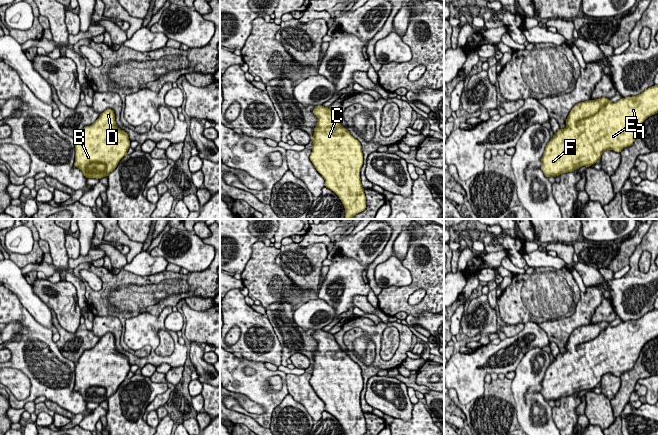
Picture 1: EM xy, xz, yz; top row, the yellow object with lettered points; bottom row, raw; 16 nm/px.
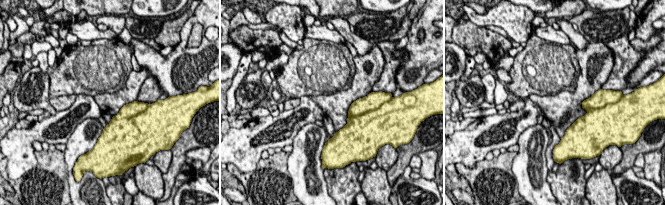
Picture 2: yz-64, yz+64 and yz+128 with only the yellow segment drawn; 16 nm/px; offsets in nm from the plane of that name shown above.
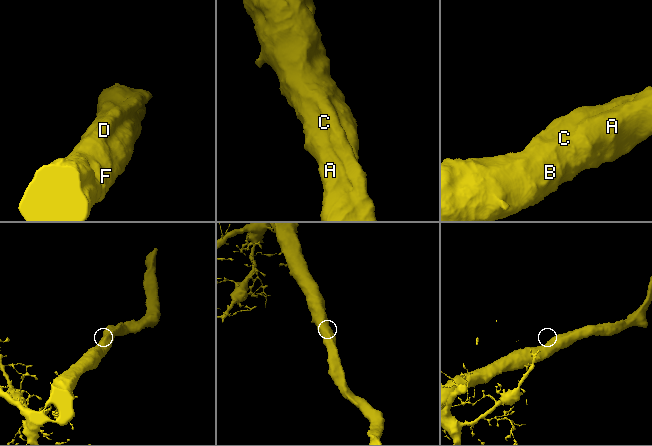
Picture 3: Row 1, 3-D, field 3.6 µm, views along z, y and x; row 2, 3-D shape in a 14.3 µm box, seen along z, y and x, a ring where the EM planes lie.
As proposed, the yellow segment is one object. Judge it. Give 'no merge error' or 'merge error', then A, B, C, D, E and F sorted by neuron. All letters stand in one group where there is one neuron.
no merge error | A B C D E F

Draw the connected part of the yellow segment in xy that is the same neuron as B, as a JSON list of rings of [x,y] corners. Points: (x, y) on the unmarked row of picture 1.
[[[107,333],[90,350],[83,352],[75,365],[75,387],[84,400],[101,403],[107,401],[127,378],[130,371],[128,358],[116,350],[115,338],[112,333]]]

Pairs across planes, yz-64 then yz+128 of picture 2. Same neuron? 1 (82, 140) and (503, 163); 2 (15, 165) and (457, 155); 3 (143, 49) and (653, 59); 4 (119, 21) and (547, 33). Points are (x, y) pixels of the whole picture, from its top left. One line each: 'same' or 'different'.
1: different
2: same
3: same
4: different

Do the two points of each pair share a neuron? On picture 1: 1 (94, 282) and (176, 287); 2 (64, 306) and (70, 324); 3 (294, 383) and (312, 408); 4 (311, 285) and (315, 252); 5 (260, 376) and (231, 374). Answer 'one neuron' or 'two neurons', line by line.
1: two neurons
2: one neuron
3: one neuron
4: one neuron
5: one neuron

